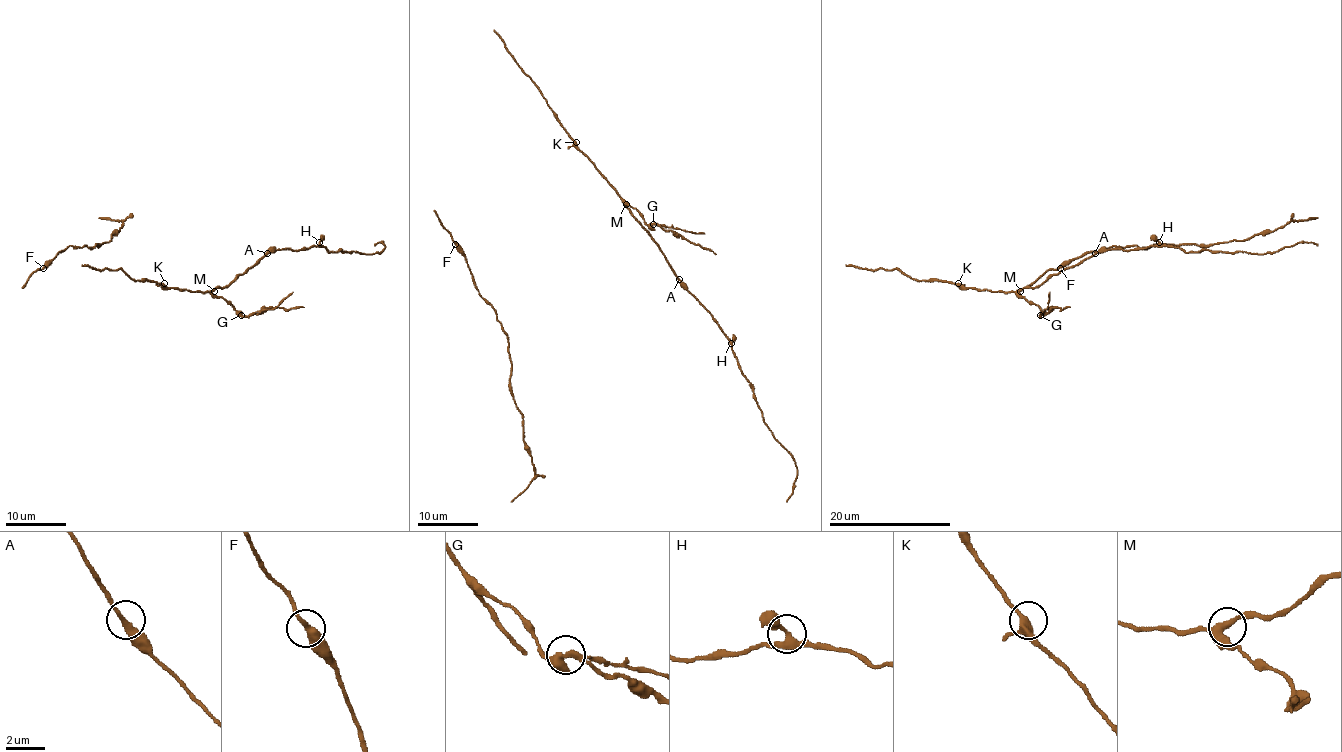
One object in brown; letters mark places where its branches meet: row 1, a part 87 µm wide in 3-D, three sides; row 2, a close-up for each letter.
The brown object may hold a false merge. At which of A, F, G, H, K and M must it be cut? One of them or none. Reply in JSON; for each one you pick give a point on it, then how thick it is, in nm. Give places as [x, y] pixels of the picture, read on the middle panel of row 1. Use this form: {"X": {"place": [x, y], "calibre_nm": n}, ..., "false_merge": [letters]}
{"G": {"place": [653, 224], "calibre_nm": 320}, "false_merge": ["G"]}

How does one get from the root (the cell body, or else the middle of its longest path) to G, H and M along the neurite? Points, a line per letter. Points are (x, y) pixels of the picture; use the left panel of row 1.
G: (157, 285), (211, 292), (223, 297), (241, 315)
H: (157, 285), (211, 292), (215, 288), (224, 288), (266, 253), (305, 250), (316, 246), (319, 242)
M: (157, 285), (202, 292), (214, 291)

